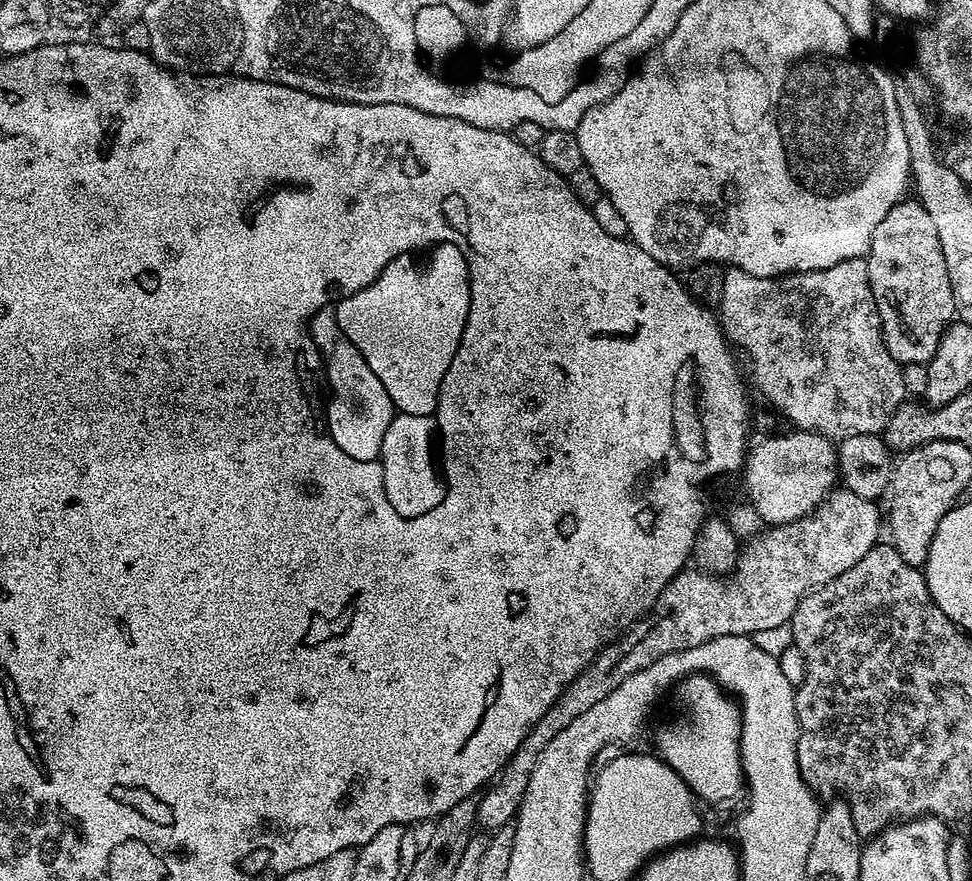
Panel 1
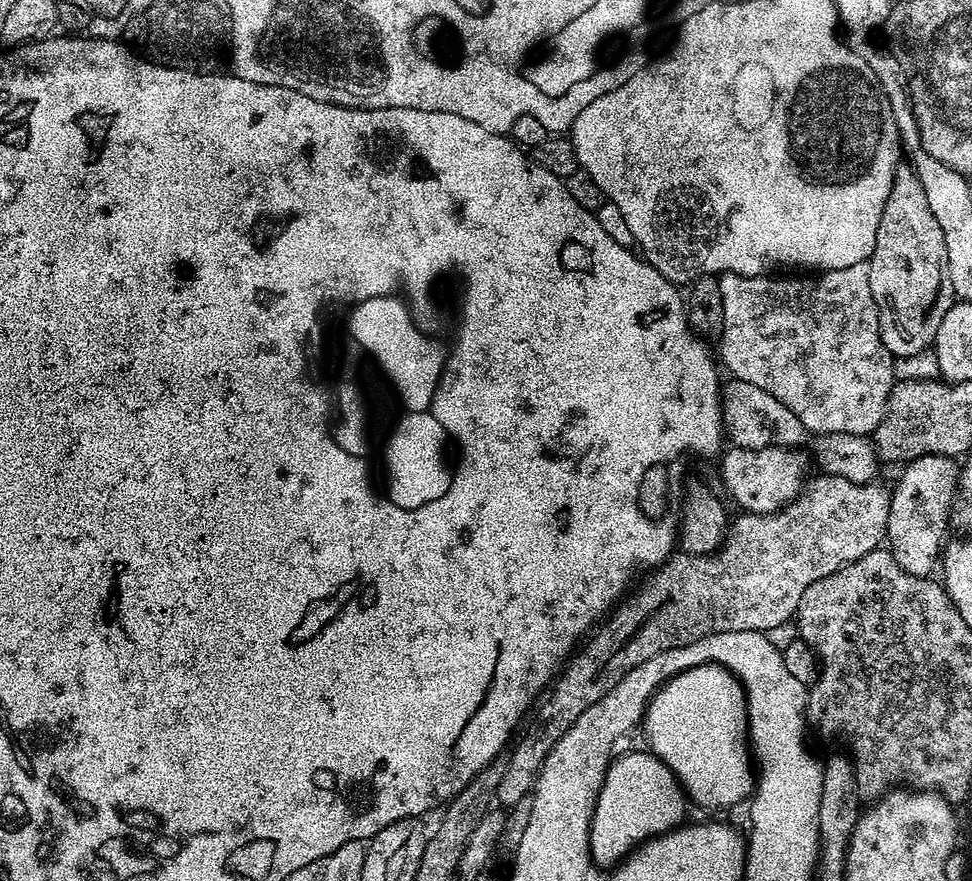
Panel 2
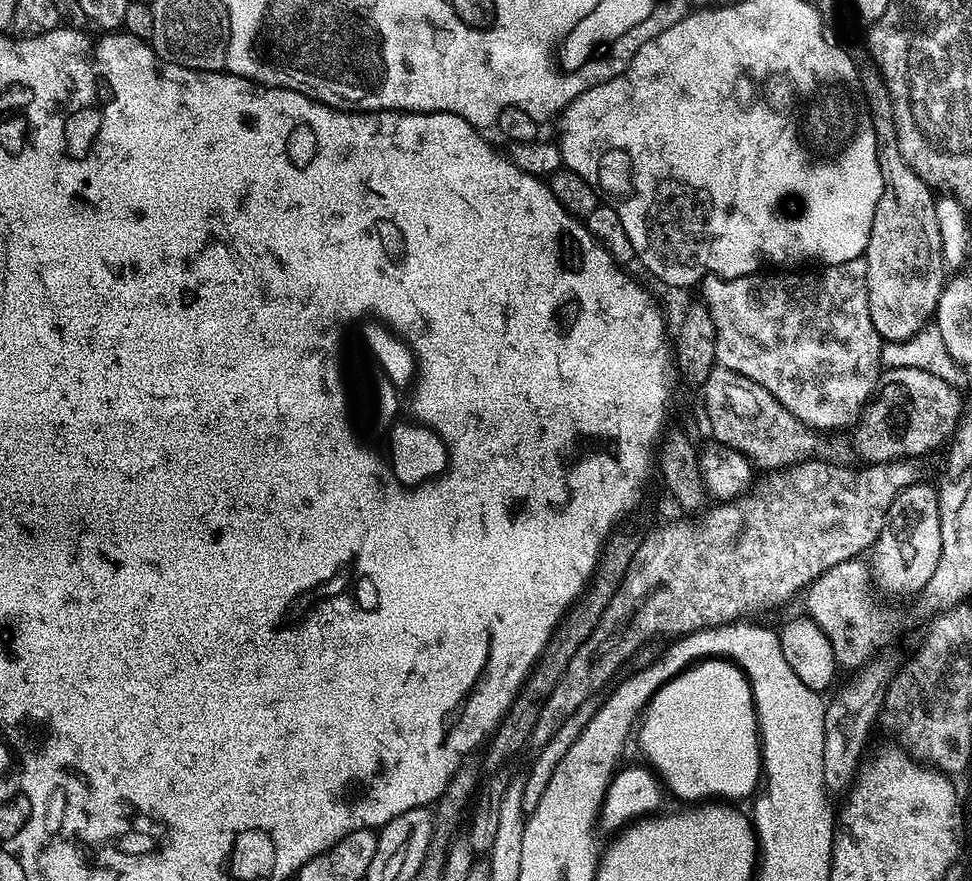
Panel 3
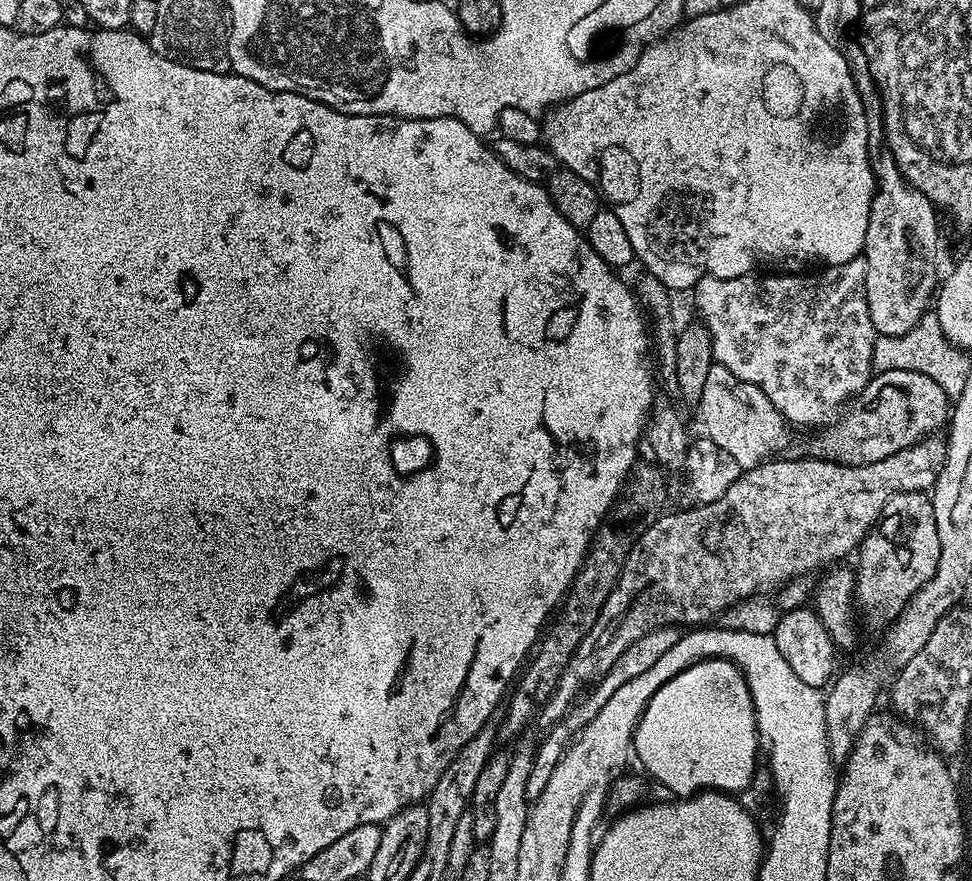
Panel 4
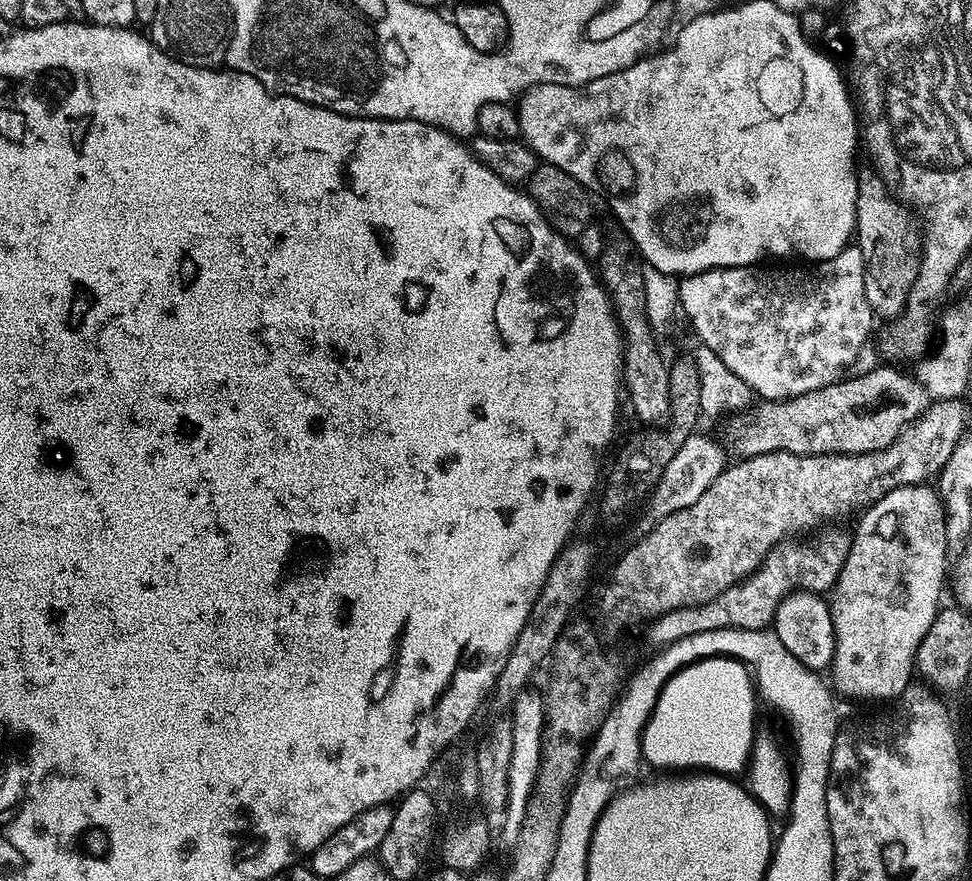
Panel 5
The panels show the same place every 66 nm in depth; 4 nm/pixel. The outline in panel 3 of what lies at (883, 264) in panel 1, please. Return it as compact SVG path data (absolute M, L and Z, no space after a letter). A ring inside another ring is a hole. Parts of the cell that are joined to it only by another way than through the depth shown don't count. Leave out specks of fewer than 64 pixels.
M891 122L877 123L878 166L882 170L884 189L878 198L878 216L874 216L874 236L908 234L908 332L918 335L924 325L936 315L938 298L946 283L946 267L943 260L942 237L935 213L937 197L929 184L908 165L898 148L896 126Z

